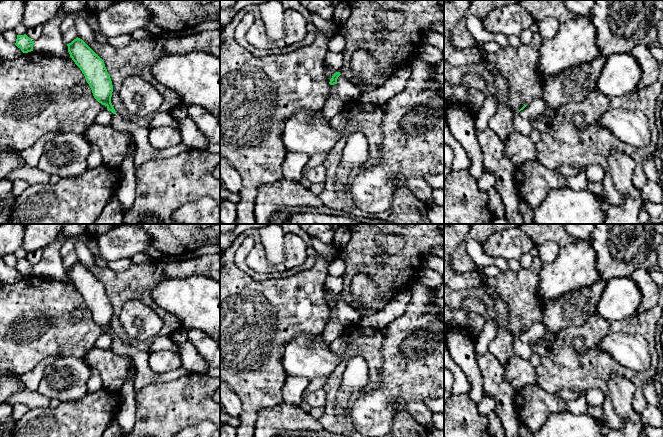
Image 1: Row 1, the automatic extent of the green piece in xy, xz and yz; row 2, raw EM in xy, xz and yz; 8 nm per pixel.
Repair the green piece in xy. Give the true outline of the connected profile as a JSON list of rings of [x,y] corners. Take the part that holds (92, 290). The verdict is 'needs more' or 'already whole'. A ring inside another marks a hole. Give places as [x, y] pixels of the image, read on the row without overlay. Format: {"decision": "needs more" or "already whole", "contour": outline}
{"decision": "needs more", "contour": [[[80,262],[67,268],[70,281],[80,292],[89,308],[94,322],[113,337],[110,350],[119,356],[130,358],[135,365],[134,387],[136,391],[155,383],[168,382],[191,373],[182,366],[176,370],[158,374],[149,366],[150,354],[138,350],[135,346],[123,343],[111,327],[113,309],[104,285]]]}

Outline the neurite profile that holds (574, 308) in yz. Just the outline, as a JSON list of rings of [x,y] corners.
[[[606,280],[569,291],[552,301],[543,301],[543,323],[548,332],[557,333],[566,327],[581,326],[595,313]]]

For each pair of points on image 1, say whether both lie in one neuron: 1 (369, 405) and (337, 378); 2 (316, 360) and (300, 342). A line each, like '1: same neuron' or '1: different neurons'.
1: different neurons
2: same neuron

